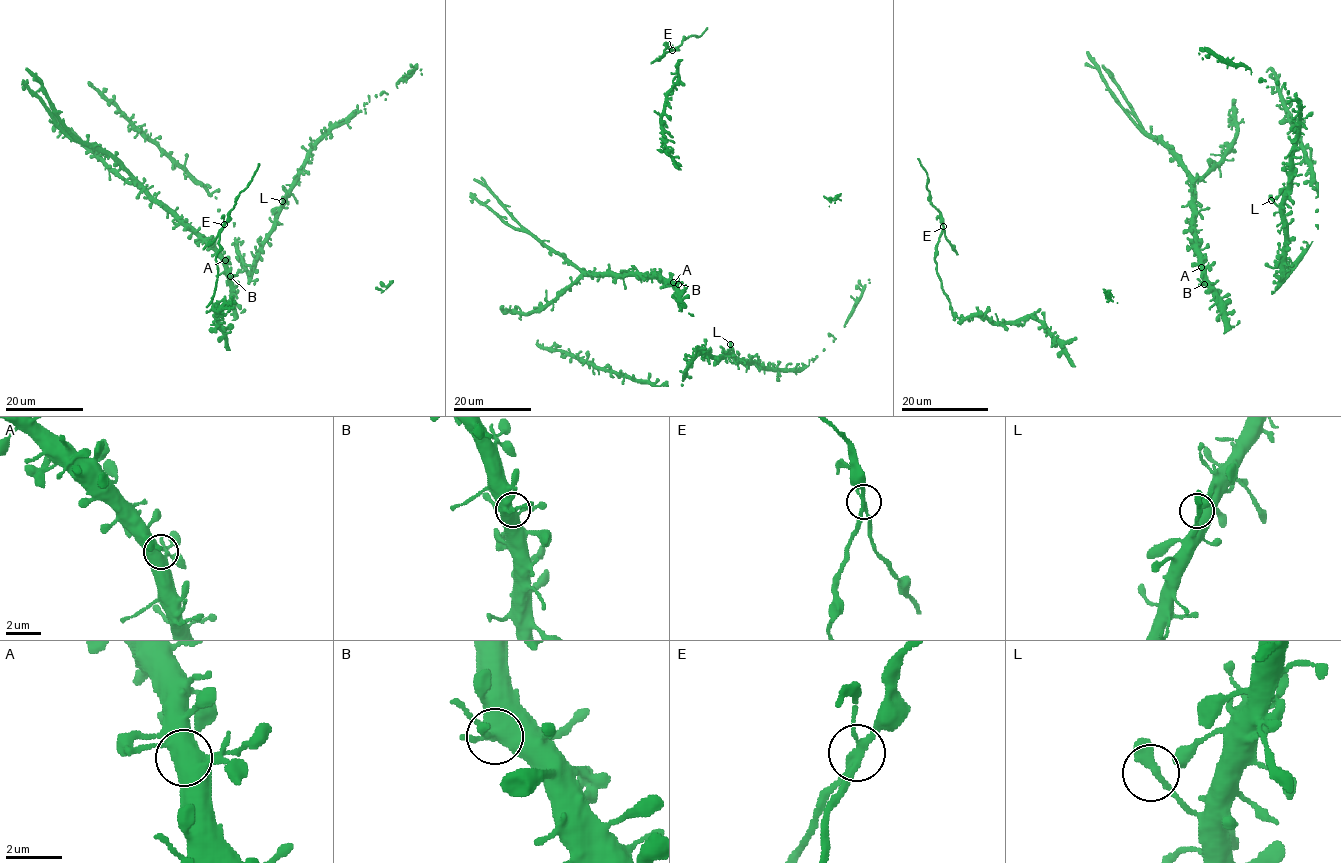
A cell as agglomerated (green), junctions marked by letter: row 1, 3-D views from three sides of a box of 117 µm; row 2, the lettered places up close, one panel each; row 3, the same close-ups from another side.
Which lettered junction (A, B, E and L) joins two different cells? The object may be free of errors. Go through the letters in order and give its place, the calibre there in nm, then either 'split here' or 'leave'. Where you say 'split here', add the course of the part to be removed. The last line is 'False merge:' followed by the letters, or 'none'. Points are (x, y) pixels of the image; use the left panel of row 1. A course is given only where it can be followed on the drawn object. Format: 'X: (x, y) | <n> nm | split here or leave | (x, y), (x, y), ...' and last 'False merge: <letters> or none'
A: (225, 260) | 440 nm | leave
B: (230, 276) | 440 nm | leave
E: (224, 224) | 220 nm | split here | (224, 224), (218, 236), (202, 250)
L: (282, 201) | 240 nm | leave
False merge: E

